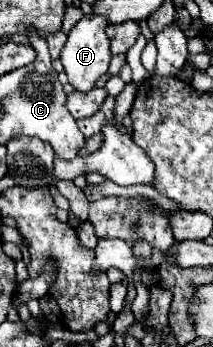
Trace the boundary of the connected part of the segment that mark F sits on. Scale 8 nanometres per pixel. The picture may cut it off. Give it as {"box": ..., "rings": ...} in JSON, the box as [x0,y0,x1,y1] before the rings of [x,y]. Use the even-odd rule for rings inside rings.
{"box":[61,16,111,92],"rings":[[[83,16],[69,32],[67,42],[61,50],[61,62],[67,74],[69,84],[77,90],[77,92],[89,92],[95,88],[95,82],[107,74],[109,70],[109,62],[111,62],[111,52],[109,52],[109,38],[105,34],[107,28],[107,20],[103,16]]]}

